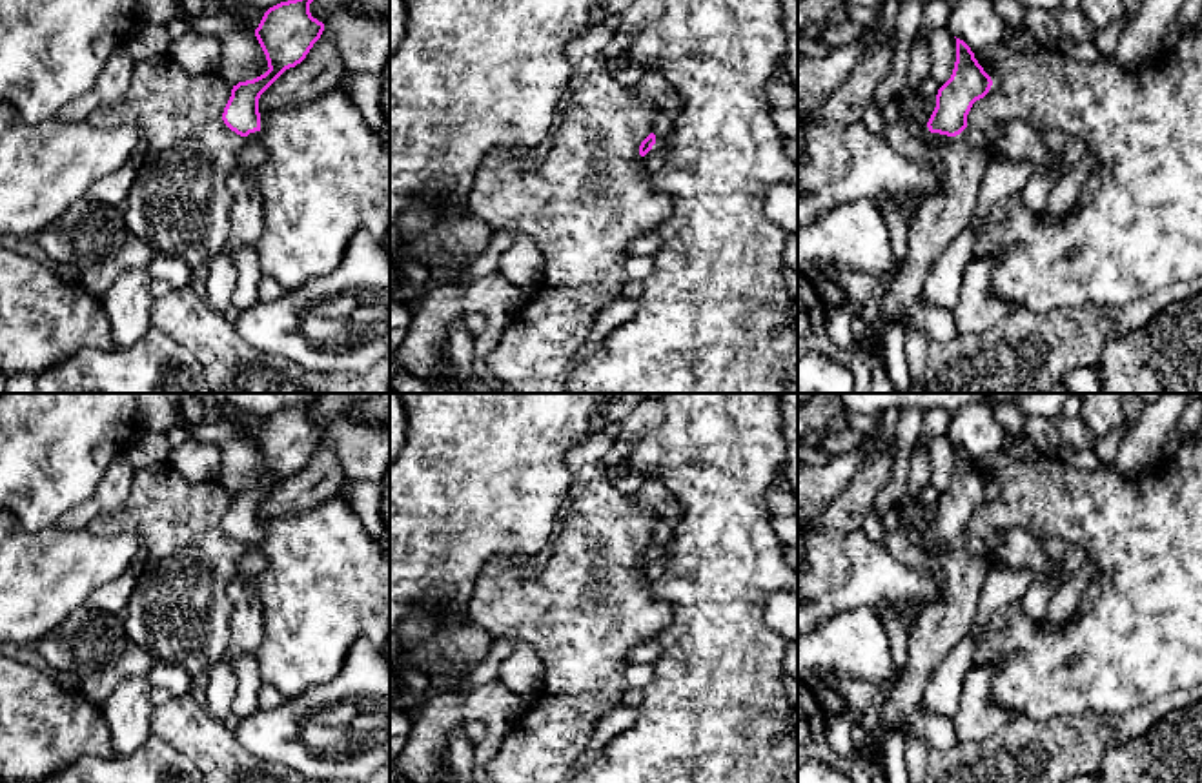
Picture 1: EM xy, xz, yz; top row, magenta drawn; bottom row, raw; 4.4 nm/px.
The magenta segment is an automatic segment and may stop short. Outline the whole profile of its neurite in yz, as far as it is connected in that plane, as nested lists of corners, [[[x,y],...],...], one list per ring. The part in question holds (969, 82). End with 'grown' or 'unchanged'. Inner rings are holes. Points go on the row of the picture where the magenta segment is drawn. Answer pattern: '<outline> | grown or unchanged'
[[[956,38],[952,75],[938,89],[936,107],[927,122],[929,146],[942,158],[947,175],[942,189],[923,200],[909,224],[907,257],[892,277],[880,317],[867,326],[871,344],[858,344],[871,366],[869,393],[892,393],[883,355],[883,333],[889,320],[922,297],[932,266],[965,229],[976,208],[989,155],[982,131],[967,126],[967,115],[991,86],[991,76],[978,64],[971,47]]] | grown

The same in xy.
[[[288,0],[270,7],[255,36],[266,55],[268,71],[253,80],[239,82],[224,107],[224,124],[244,138],[237,166],[228,180],[233,193],[229,235],[222,253],[233,255],[253,246],[264,229],[262,195],[255,186],[255,171],[268,153],[260,138],[260,95],[290,67],[300,64],[321,38],[324,24],[311,16],[313,0]]] | grown

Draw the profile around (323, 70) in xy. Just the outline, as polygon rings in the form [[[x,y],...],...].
[[[324,35],[313,44],[306,58],[286,69],[259,98],[259,113],[310,104],[335,89],[348,69],[331,40]]]

